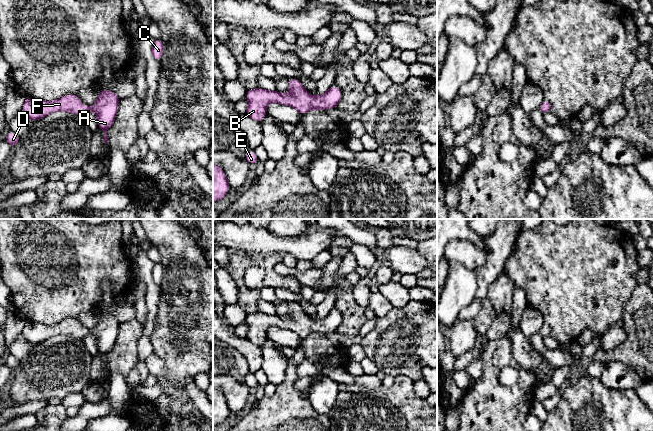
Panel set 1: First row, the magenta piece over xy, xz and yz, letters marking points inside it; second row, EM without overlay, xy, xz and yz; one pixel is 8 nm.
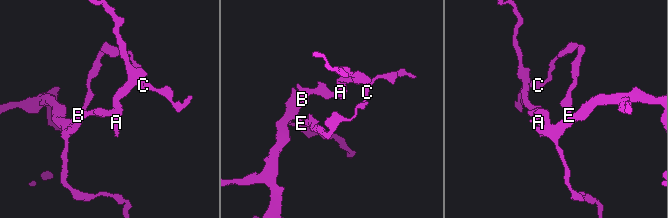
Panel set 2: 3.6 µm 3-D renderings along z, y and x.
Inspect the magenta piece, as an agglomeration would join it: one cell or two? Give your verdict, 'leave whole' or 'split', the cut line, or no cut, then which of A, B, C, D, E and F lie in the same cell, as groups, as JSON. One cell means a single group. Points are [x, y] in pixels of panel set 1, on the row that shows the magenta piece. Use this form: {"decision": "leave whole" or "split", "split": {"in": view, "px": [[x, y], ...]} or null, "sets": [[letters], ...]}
{"decision": "leave whole", "split": null, "sets": [["A", "B", "C", "D", "E", "F"]]}

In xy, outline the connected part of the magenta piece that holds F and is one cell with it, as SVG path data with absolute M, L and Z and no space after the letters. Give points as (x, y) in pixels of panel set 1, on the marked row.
M100 90L96 103L91 107L84 106L76 94L68 94L51 102L26 97L22 111L28 119L38 121L55 111L84 115L91 110L98 116L99 129L105 132L104 142L107 144L107 130L115 121L119 101L119 97L112 90Z

